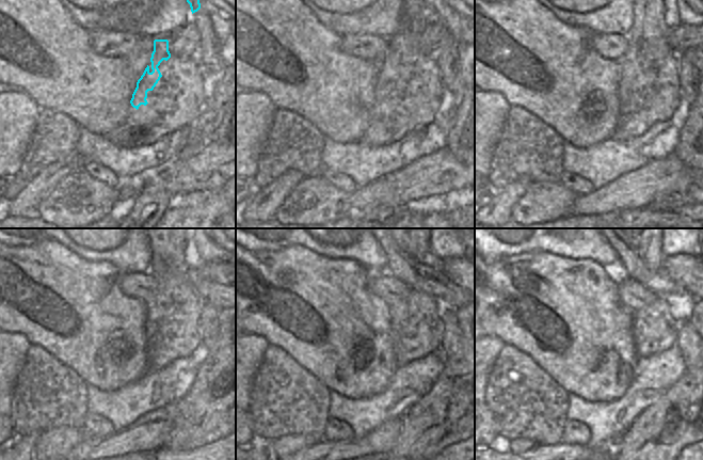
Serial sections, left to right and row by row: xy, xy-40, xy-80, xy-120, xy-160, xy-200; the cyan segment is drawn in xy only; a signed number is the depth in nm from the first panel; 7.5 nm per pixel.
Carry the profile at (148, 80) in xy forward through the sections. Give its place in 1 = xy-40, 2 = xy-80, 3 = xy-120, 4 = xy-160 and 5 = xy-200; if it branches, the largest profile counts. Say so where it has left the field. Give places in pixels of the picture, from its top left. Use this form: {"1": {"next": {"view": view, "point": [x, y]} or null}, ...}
{"1": {"next": {"view": "xy-40", "point": [399, 48]}}, "2": {"next": {"view": "xy-80", "point": [639, 48]}}, "3": {"next": {"view": "xy-120", "point": [160, 250]}}, "4": {"next": {"view": "xy-160", "point": [415, 250]}}, "5": {"next": {"view": "xy-200", "point": [650, 250]}}}

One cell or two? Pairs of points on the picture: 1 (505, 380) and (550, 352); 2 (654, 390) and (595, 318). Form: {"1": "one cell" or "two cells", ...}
{"1": "two cells", "2": "two cells"}

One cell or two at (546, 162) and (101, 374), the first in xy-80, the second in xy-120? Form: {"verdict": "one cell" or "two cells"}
{"verdict": "two cells"}

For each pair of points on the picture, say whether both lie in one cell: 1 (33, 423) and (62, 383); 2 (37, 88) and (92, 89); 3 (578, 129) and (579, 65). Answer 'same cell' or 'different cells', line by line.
1: same cell
2: same cell
3: same cell

